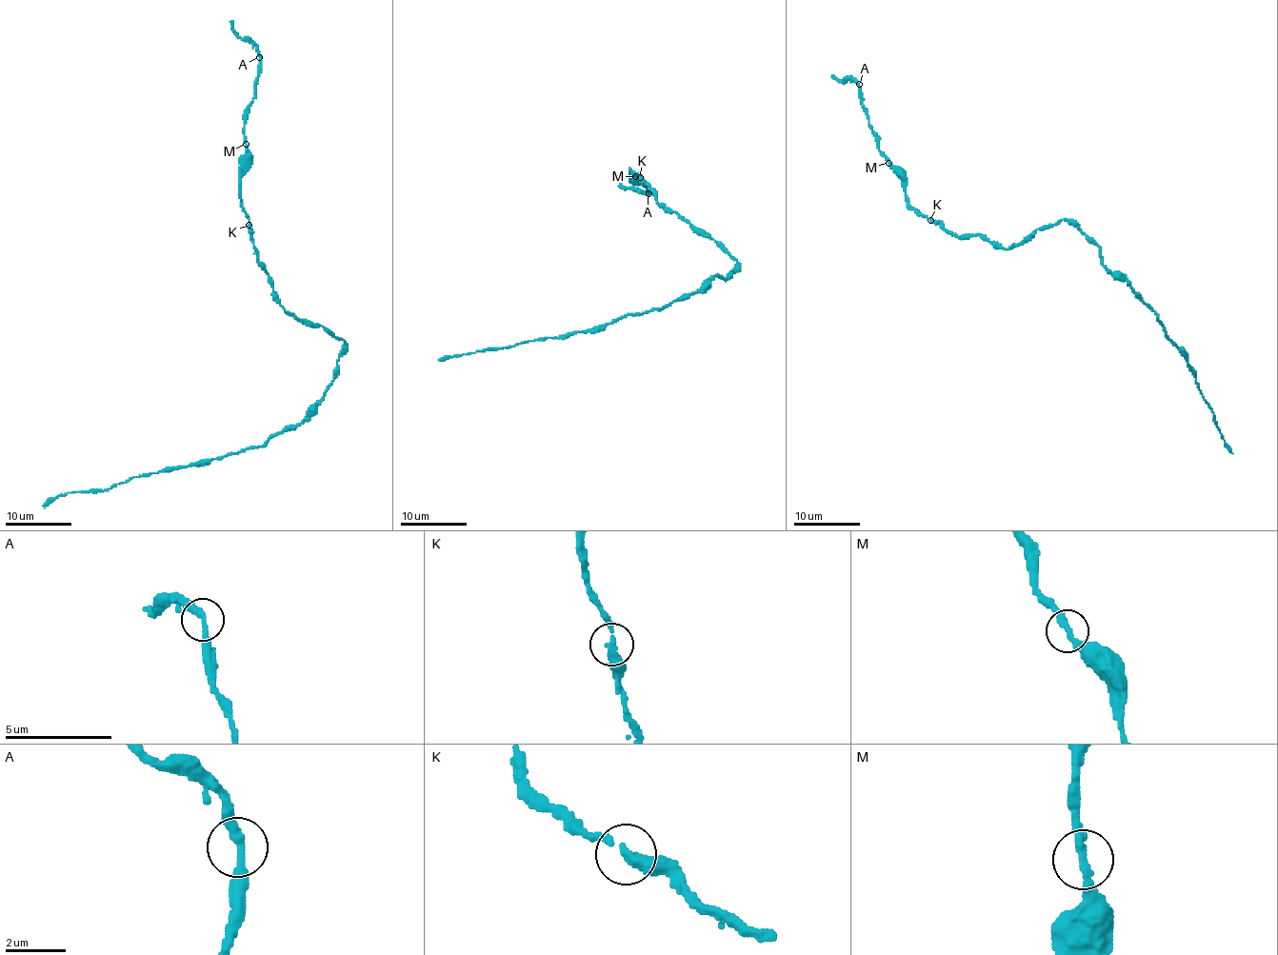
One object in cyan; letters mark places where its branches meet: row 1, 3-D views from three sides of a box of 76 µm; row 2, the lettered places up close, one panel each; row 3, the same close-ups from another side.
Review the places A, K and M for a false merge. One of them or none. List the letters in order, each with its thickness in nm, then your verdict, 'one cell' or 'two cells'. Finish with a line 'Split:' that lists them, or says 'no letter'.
A: 280 nm thick; one cell
K: 280 nm thick; one cell
M: 280 nm thick; one cell
Split: no letter

